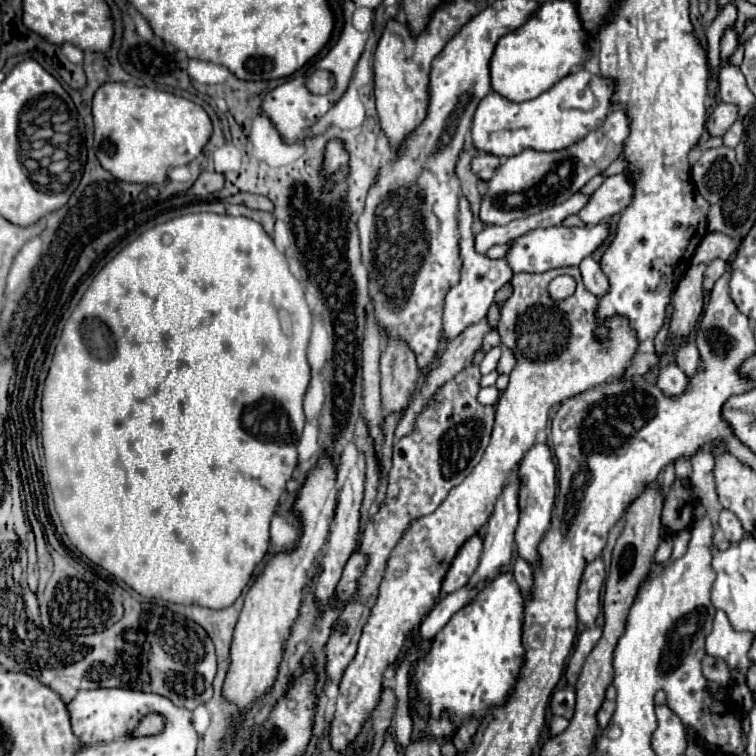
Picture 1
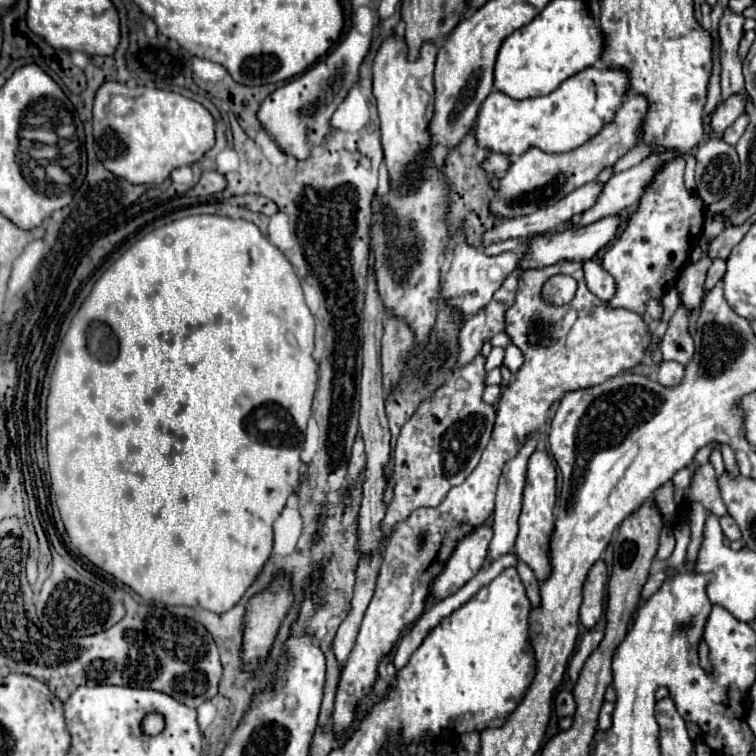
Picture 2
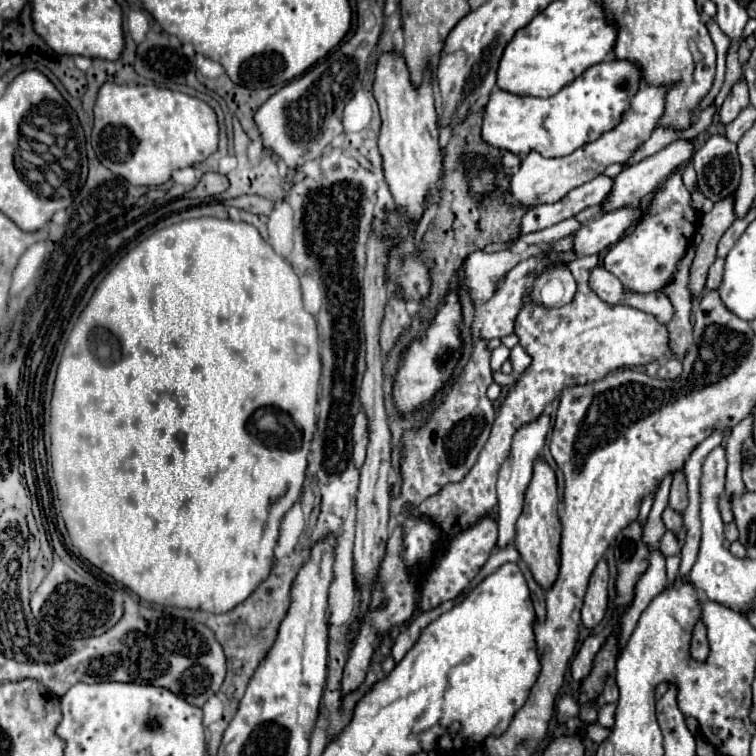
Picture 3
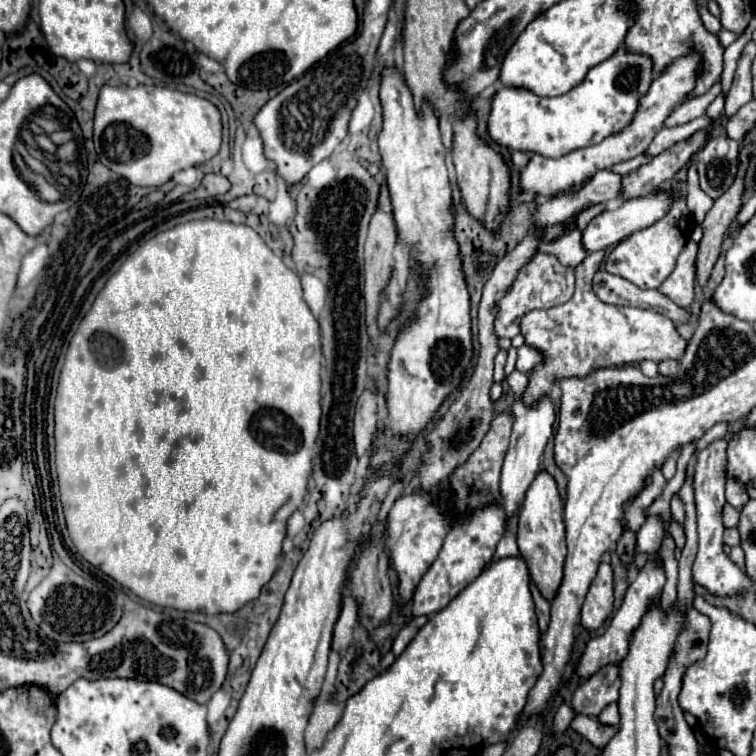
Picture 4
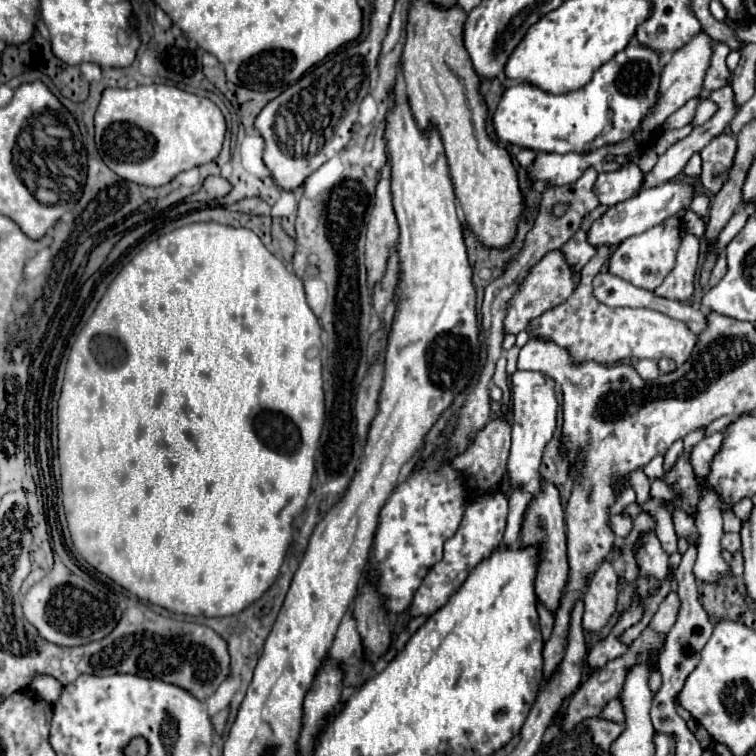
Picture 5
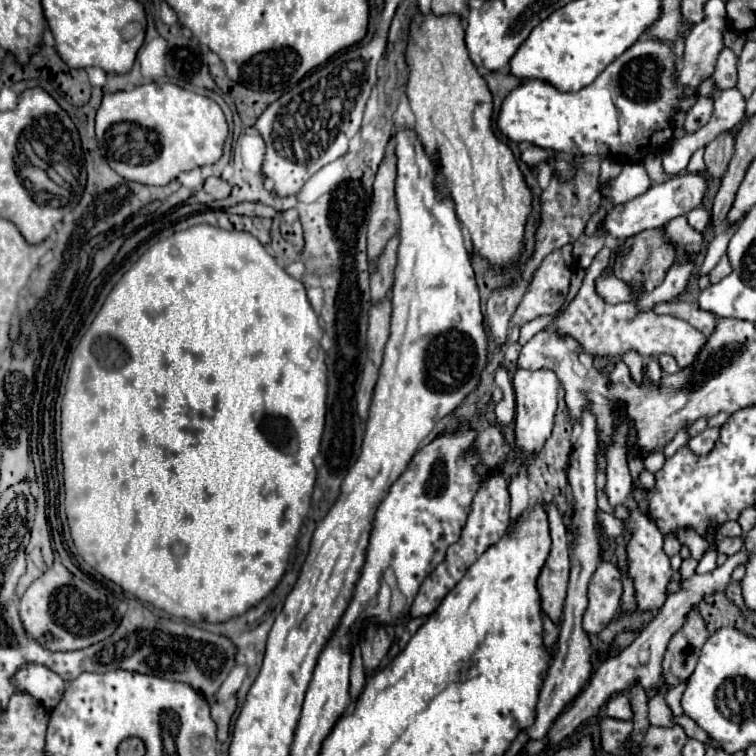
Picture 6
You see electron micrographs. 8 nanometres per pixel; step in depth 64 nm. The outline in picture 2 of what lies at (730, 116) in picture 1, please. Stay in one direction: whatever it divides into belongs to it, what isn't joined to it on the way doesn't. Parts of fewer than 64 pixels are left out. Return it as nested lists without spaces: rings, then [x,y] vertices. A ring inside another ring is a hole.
[[[734,94],[728,100],[724,100],[722,104],[718,104],[718,108],[712,112],[712,122],[710,128],[716,134],[722,134],[730,124],[734,124],[734,120],[744,112],[744,98]]]

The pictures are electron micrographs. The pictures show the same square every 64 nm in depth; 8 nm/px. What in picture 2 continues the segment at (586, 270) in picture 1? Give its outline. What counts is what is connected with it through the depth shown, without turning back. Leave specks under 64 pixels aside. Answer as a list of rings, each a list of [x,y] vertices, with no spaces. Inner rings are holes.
[[[594,260],[584,262],[584,278],[586,278],[588,290],[592,290],[600,300],[608,302],[614,296],[616,282],[606,270],[602,270],[602,266],[598,262],[594,262]]]

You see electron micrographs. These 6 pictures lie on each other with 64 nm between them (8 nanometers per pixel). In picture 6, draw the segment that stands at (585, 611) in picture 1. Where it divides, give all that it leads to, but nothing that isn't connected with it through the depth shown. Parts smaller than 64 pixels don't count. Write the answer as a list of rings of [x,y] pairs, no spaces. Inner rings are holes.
[[[602,562],[588,586],[588,608],[584,612],[582,628],[588,634],[598,634],[618,612],[622,596],[622,574],[610,564]]]

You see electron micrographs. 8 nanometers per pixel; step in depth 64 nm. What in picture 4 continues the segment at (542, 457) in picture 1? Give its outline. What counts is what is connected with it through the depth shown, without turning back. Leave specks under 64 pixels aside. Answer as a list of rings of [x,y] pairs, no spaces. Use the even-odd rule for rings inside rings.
[[[546,470],[538,472],[536,480],[530,484],[526,492],[522,510],[518,514],[516,542],[520,548],[520,556],[528,564],[532,580],[540,588],[542,596],[550,600],[556,594],[564,576],[566,544],[564,544],[564,524],[562,524],[562,500],[556,488],[556,480]]]

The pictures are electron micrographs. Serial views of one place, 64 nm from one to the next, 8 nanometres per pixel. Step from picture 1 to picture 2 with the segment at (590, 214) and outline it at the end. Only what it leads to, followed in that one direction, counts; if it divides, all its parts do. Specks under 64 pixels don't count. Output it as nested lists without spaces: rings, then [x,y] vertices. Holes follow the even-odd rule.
[[[674,152],[654,154],[654,156],[644,158],[638,166],[624,170],[620,174],[614,174],[602,186],[602,192],[598,194],[596,204],[592,208],[588,208],[586,212],[582,212],[580,226],[587,226],[606,216],[614,216],[622,210],[626,210],[628,206],[638,204],[642,192],[650,184],[656,170],[660,170],[660,166],[674,156],[676,156]]]

